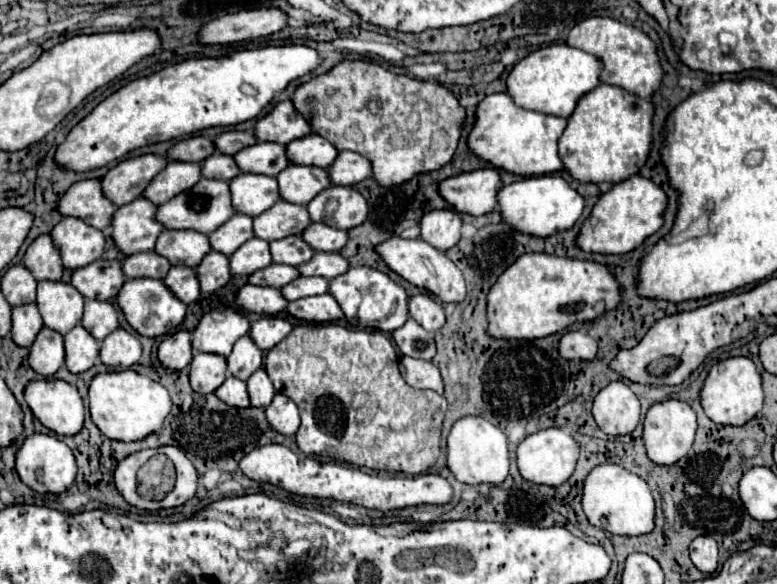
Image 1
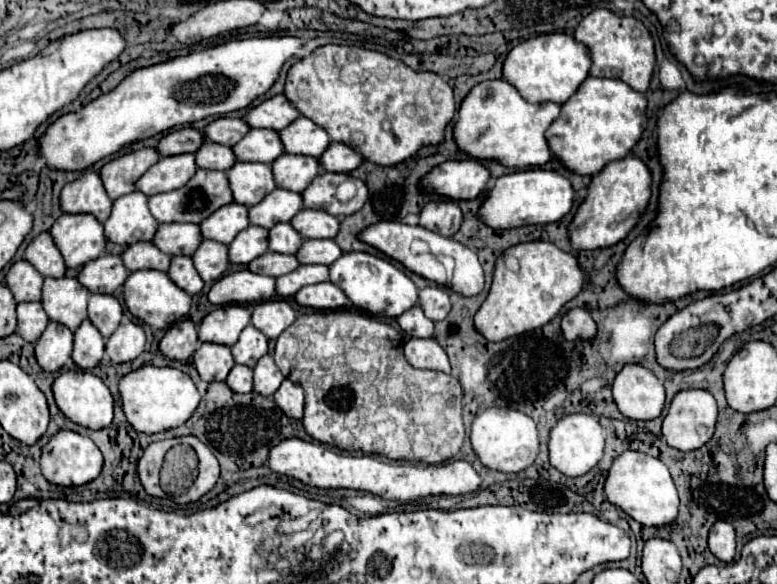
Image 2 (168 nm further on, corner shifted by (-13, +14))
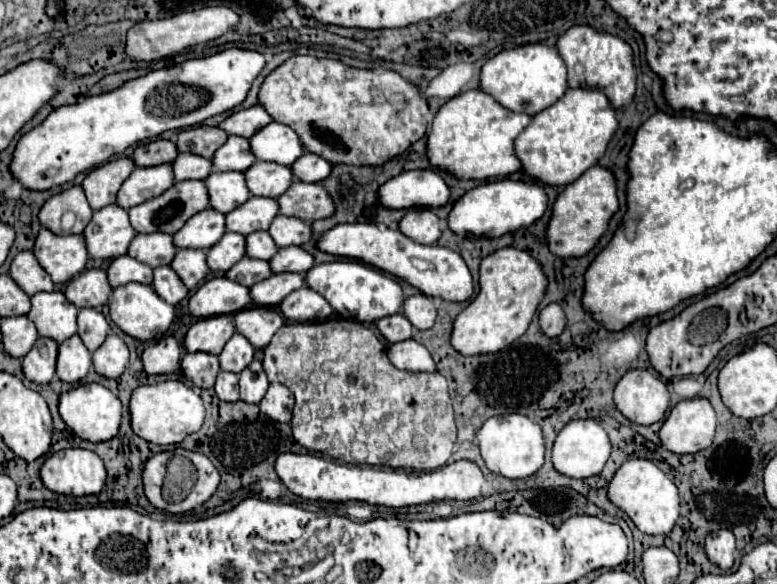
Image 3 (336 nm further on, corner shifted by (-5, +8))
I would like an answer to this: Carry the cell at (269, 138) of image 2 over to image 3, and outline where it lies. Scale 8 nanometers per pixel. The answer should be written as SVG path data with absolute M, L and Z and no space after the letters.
M229 135L227 141L215 151L211 163L213 163L215 171L245 171L245 169L249 169L255 163L253 153L249 151L249 139Z

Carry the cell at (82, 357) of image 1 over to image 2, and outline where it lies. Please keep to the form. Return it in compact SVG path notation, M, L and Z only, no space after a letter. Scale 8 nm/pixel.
M85 319L75 331L73 361L81 369L93 369L101 361L103 353L105 353L105 337L89 319Z

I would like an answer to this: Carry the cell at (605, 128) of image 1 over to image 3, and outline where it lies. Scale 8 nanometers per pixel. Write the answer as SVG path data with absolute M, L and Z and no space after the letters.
M567 89L557 103L533 115L531 123L517 135L513 141L515 157L521 161L521 169L529 177L545 185L565 187L603 157L617 125L615 111L601 91Z

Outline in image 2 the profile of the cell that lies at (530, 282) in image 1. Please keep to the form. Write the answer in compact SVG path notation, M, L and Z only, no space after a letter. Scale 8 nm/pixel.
M519 243L513 245L507 255L519 259L521 271L513 273L505 267L503 259L497 259L489 295L481 309L475 313L475 327L479 333L489 337L489 341L503 341L505 337L521 335L547 325L559 315L563 305L577 297L589 283L589 275L581 269L577 259L571 253L561 251L555 243Z

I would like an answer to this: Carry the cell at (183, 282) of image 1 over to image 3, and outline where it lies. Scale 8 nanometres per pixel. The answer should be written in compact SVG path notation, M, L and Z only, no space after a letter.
M169 265L153 269L153 283L151 287L171 305L177 305L183 297L187 297L187 287L181 283L181 279L175 275L175 271Z

